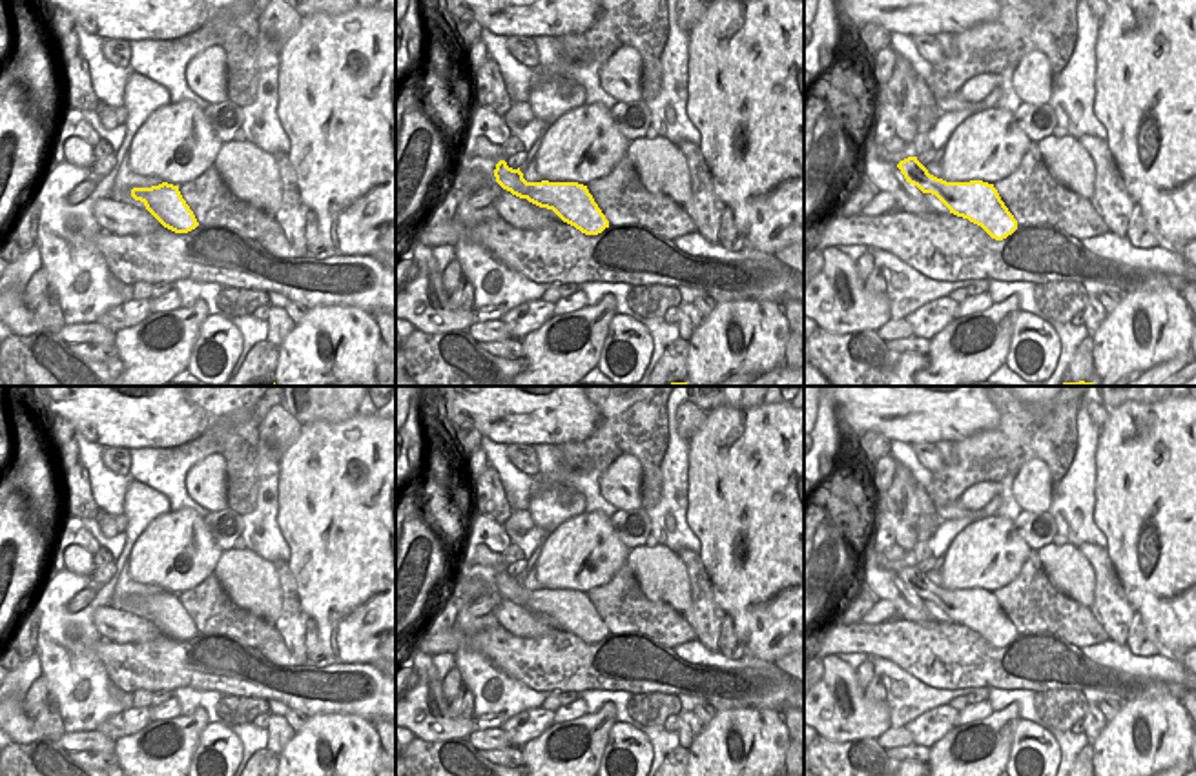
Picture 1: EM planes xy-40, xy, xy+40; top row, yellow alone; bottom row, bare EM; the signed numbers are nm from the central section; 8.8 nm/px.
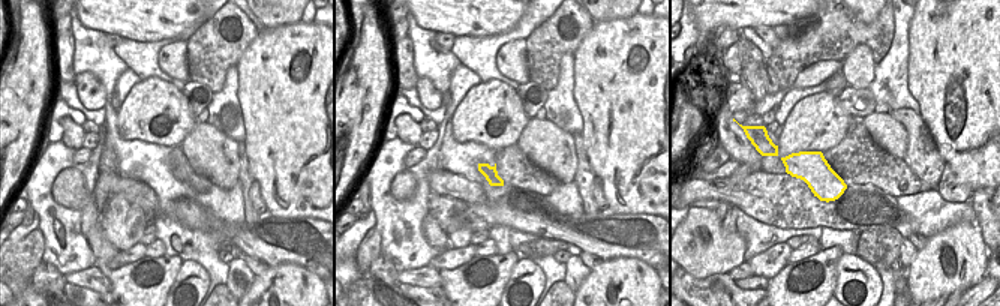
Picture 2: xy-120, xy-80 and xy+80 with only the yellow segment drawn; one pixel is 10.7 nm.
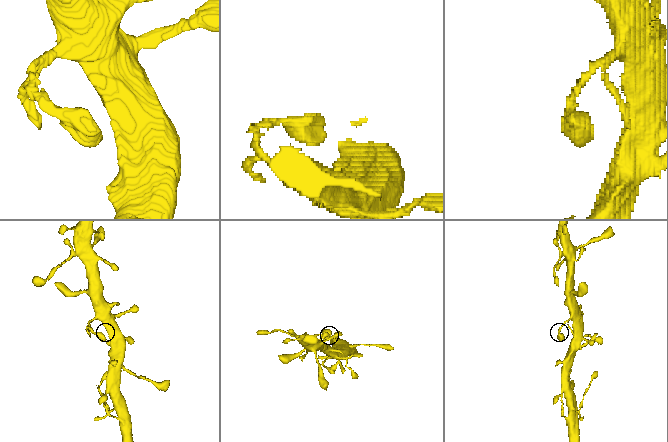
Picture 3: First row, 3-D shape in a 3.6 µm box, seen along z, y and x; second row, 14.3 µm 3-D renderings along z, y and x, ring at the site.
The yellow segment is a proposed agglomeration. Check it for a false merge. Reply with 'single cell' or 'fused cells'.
single cell

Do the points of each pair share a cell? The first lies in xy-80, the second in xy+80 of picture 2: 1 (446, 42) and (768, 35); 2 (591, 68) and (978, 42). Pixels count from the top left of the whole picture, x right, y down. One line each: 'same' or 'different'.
1: same
2: same

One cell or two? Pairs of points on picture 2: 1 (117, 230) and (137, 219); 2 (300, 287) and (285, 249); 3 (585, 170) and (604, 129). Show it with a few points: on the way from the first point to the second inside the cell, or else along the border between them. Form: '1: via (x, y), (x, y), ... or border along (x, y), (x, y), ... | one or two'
1: via (122, 225), (132, 221) | one
2: border along (270, 264), (296, 263), (318, 276) | two
3: border along (580, 134), (588, 164), (595, 176) | two

